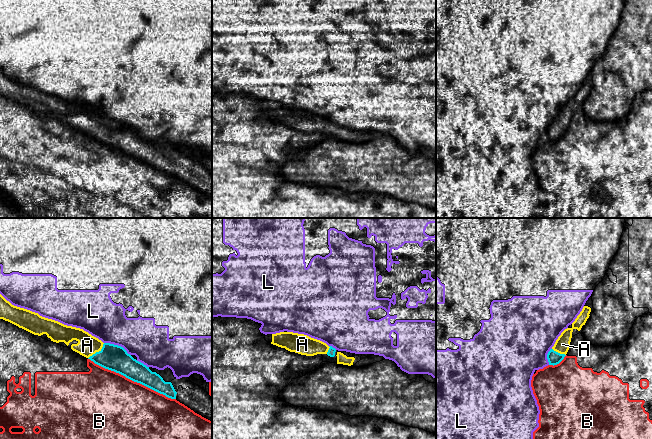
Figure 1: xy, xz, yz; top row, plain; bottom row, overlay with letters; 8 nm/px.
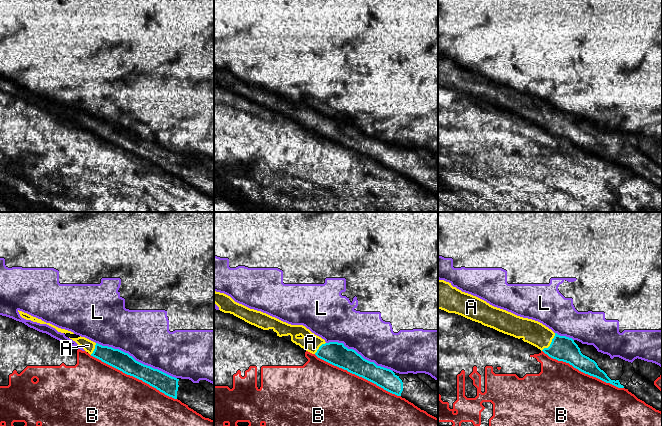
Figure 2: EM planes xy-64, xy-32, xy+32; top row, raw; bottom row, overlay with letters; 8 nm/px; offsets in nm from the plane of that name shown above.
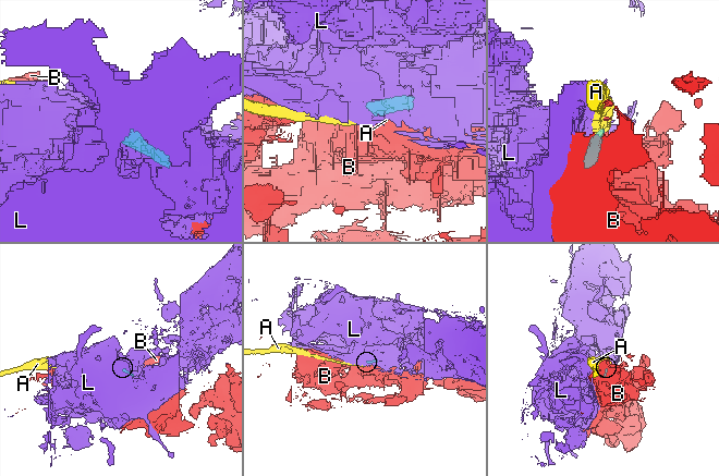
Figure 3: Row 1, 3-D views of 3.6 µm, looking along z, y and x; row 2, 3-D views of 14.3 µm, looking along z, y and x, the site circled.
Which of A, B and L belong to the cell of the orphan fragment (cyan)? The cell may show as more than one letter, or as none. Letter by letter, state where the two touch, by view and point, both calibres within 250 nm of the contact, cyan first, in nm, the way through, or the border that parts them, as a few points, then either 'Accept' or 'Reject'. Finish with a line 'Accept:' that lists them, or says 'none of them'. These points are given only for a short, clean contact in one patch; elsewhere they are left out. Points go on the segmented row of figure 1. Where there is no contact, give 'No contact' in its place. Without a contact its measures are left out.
A: Touches cyan at xy (97, 352). Thickness 200 nm (cyan) against 170 nm. Path across: xy (112, 357), (97, 352), (87, 345). Accept
B: Touches cyan at xy (132, 380). Thickness 200 nm (cyan) against 500 nm. Reject
L: Touches cyan at xy (117, 345). Thickness 200 nm (cyan) against 320 nm. Reject
Accept: A

